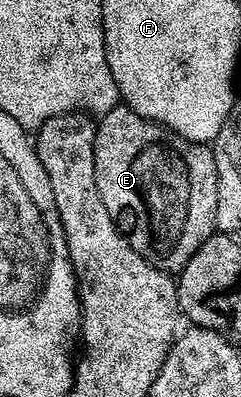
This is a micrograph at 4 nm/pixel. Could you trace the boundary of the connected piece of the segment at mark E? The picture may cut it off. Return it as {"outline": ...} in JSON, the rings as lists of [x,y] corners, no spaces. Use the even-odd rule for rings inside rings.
{"outline":[[[119,103],[113,110],[109,110],[103,116],[98,117],[95,126],[95,141],[93,142],[93,162],[97,174],[97,194],[101,194],[101,202],[105,202],[105,210],[109,210],[109,218],[119,228],[119,233],[145,258],[154,268],[160,268],[162,272],[177,274],[193,258],[195,251],[216,231],[215,219],[217,218],[217,162],[215,153],[207,144],[198,144],[192,140],[186,140],[178,136],[173,130],[166,128],[164,124],[153,122],[141,114],[137,114],[127,104]]]}

